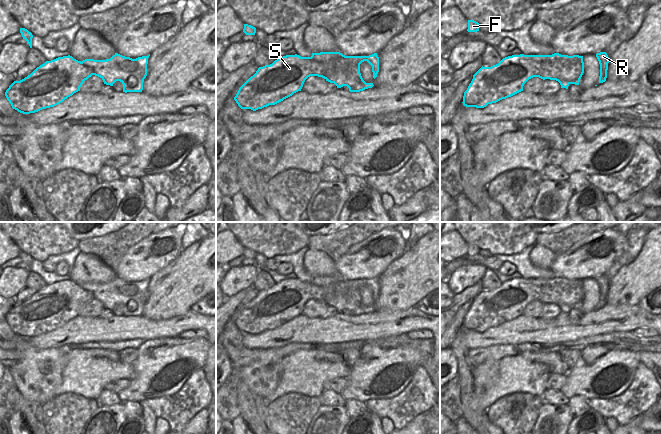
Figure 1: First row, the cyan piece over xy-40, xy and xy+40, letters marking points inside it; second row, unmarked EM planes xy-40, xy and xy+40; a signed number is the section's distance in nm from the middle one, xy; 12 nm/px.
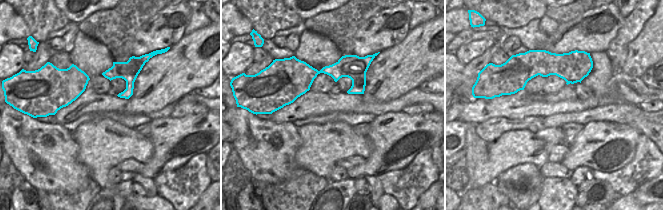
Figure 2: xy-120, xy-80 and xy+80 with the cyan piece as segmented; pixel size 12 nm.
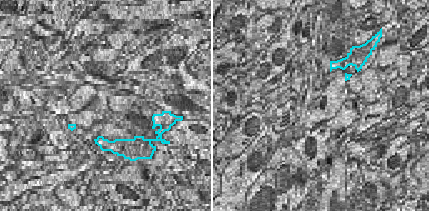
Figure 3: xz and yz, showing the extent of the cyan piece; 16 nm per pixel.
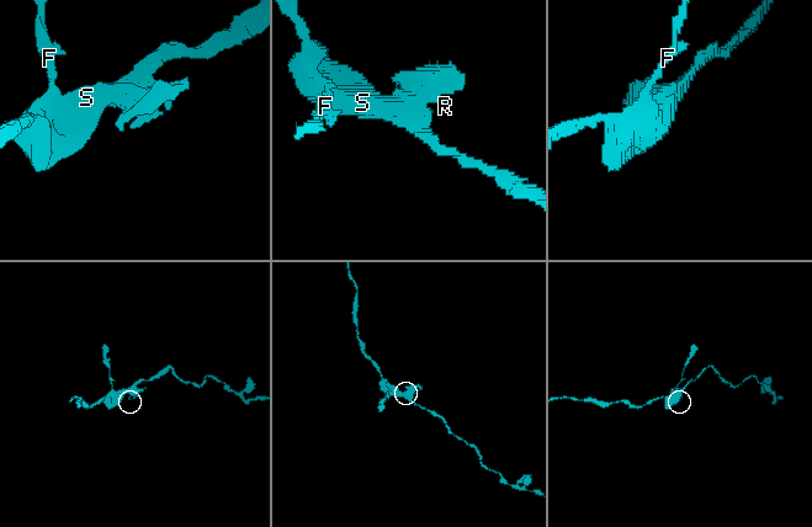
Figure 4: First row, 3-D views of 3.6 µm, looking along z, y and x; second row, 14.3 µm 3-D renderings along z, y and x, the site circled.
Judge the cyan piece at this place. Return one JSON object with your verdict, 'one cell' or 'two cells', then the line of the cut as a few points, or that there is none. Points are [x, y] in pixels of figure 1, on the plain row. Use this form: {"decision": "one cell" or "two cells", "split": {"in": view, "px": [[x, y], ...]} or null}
{"decision": "two cells", "split": {"in": "xy", "px": [[346, 280], [348, 288], [342, 293], [329, 293], [325, 302]]}}

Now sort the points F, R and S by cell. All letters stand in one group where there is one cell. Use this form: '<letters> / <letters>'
F S / R

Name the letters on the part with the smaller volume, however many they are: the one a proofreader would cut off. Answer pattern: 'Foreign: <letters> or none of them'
Foreign: R

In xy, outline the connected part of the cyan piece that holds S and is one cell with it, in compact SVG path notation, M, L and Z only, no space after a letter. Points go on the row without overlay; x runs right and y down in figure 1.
M340 276L312 277L311 281L286 279L270 289L259 291L239 312L234 324L241 333L256 335L301 315L308 301L326 303L328 294L344 293L348 289L349 284Z

